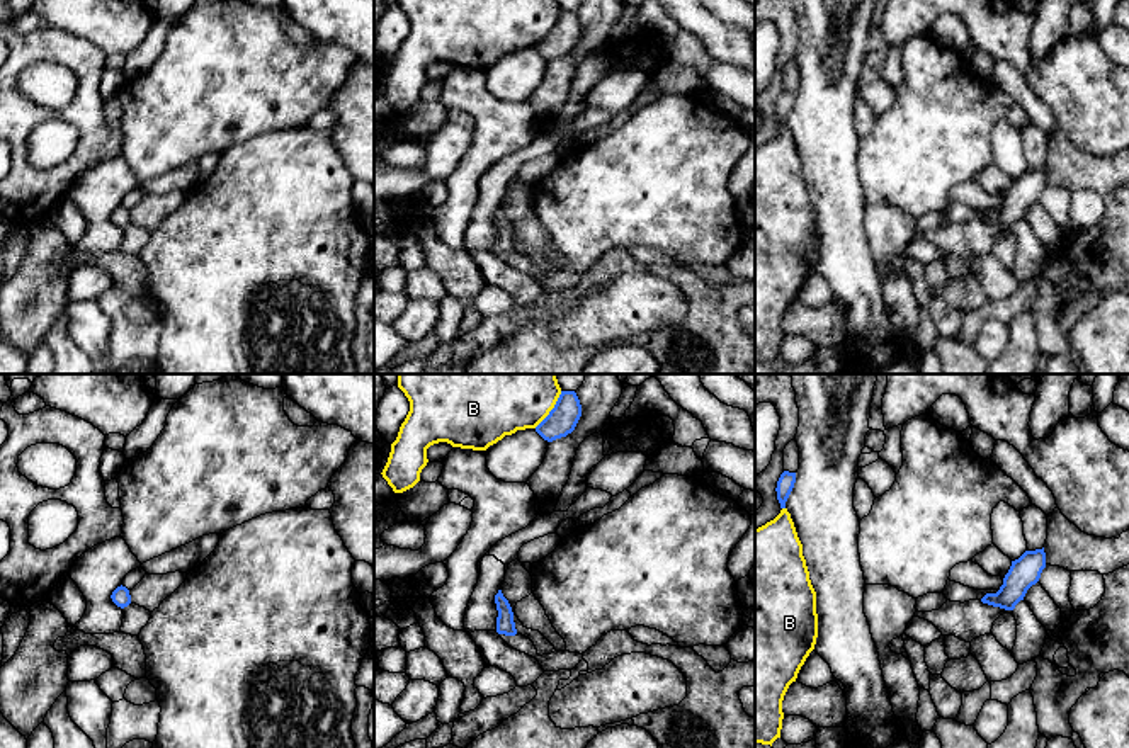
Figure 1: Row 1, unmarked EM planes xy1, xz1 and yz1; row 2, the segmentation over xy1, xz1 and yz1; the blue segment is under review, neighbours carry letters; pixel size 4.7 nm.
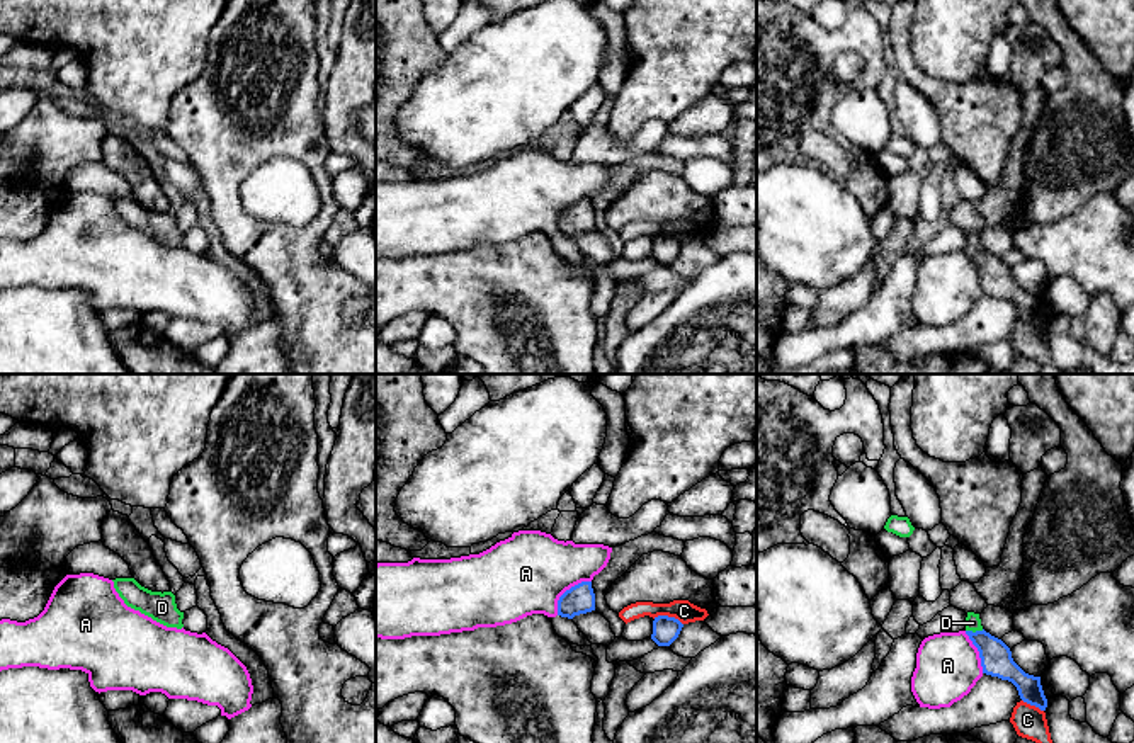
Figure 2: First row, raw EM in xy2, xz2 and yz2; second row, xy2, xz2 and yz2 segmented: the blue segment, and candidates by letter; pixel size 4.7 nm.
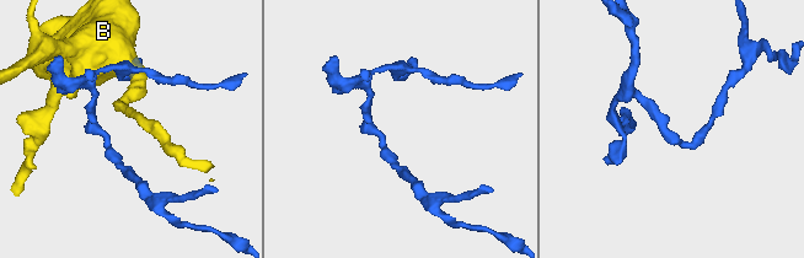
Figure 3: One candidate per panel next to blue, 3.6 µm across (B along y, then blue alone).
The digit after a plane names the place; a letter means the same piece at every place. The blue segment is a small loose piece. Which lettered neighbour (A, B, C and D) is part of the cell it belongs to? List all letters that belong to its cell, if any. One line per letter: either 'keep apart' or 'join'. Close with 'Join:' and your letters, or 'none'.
A: keep apart
B: keep apart
C: keep apart
D: join
Join: D

